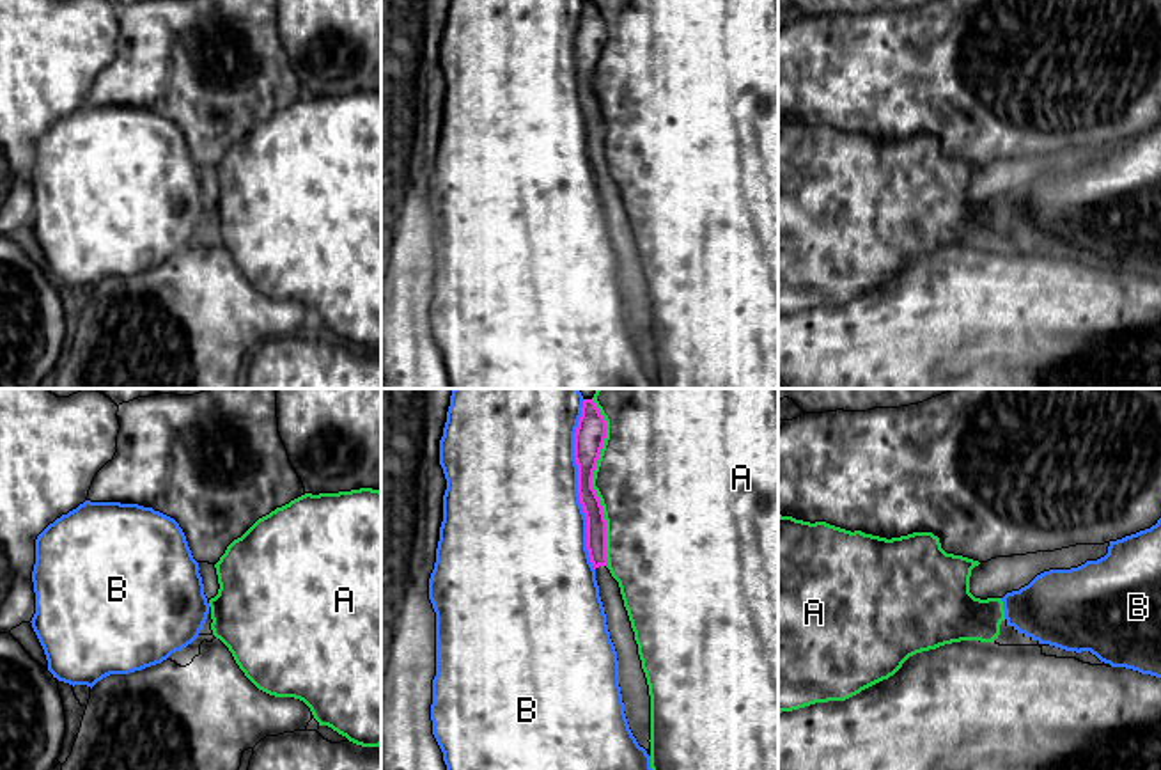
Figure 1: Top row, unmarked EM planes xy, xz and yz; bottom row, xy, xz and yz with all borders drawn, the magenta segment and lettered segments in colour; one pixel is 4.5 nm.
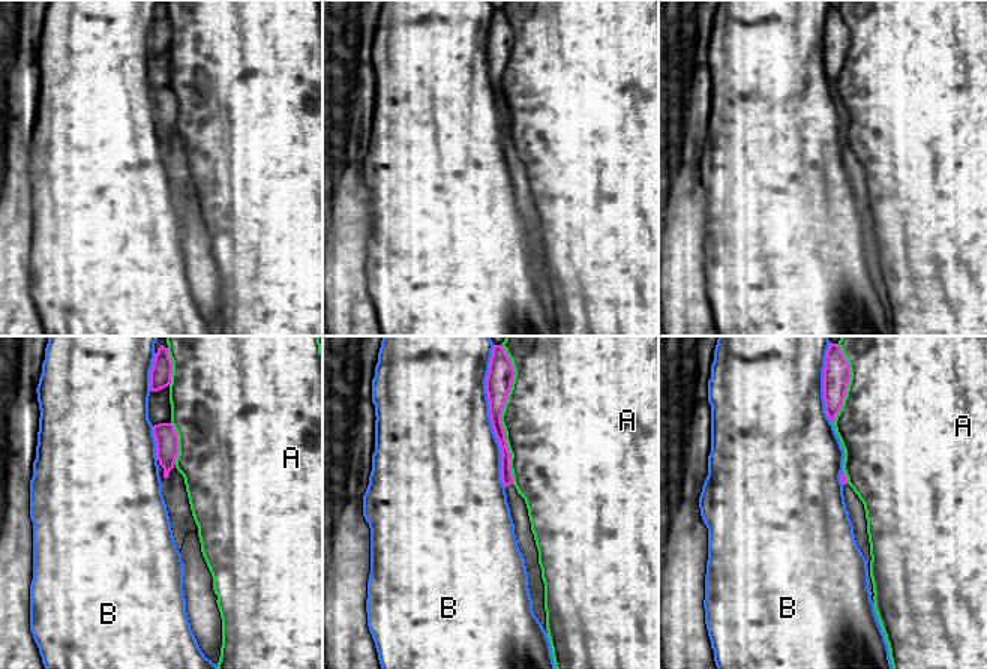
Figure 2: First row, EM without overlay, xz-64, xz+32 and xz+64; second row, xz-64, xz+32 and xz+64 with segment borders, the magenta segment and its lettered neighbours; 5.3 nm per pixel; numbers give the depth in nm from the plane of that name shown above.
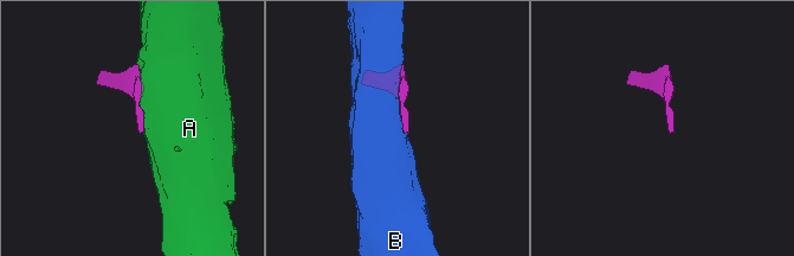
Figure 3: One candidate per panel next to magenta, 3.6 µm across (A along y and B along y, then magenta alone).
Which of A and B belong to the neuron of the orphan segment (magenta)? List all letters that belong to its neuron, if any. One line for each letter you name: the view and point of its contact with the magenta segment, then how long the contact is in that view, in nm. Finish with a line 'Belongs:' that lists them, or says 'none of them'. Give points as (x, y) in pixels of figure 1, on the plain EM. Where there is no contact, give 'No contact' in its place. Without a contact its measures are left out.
Belongs: none of them

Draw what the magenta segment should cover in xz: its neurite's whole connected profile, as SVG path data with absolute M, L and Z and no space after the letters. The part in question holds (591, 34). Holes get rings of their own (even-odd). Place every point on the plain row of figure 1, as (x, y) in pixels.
M585 2L574 35L578 67L578 98L587 121L587 153L596 172L599 199L606 216L610 241L619 263L619 289L624 316L633 339L647 355L651 351L651 298L638 247L619 185L612 179L606 161L606 122L601 103L592 90L594 73L606 41L606 23L592 2Z

